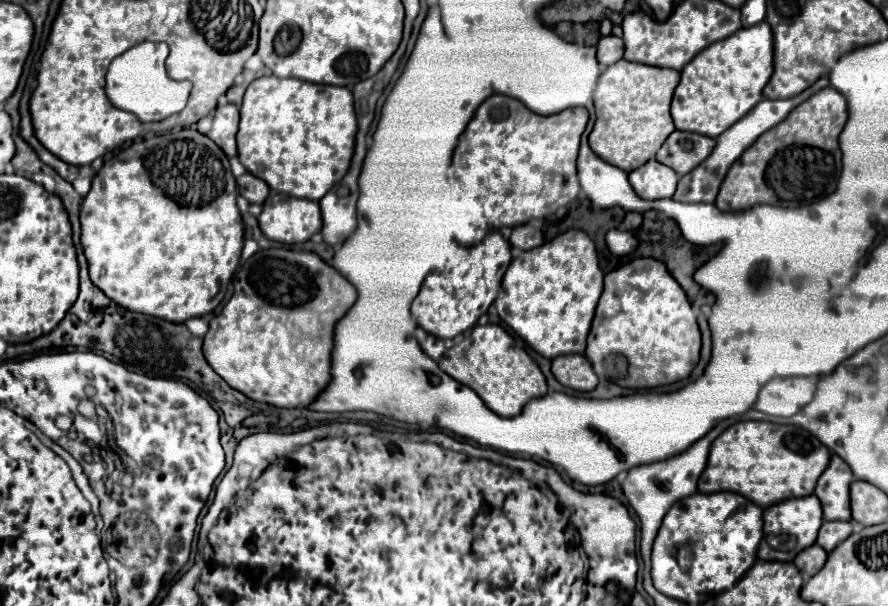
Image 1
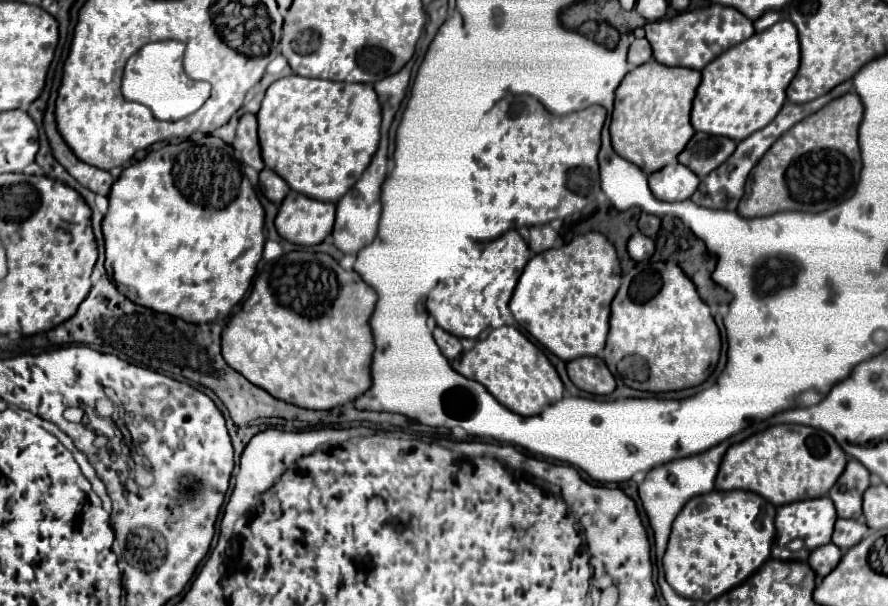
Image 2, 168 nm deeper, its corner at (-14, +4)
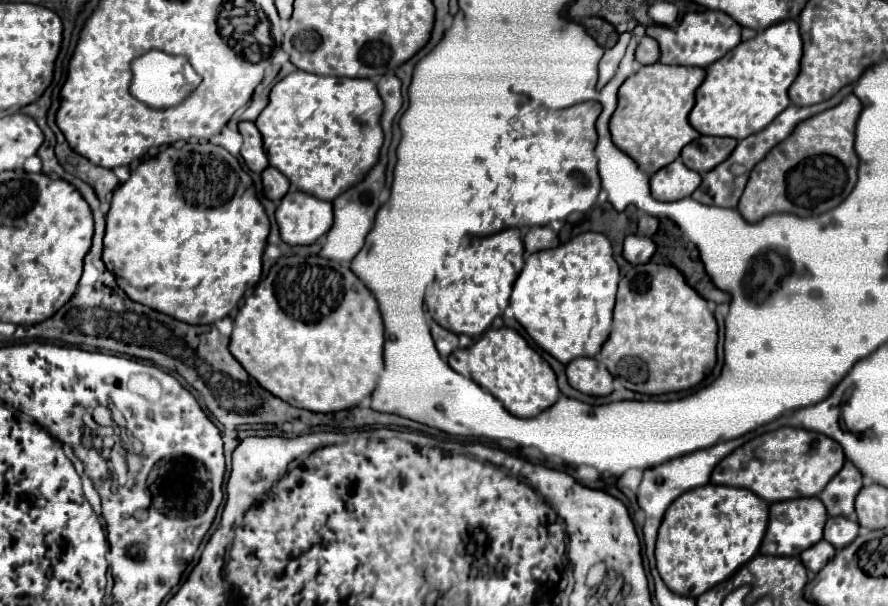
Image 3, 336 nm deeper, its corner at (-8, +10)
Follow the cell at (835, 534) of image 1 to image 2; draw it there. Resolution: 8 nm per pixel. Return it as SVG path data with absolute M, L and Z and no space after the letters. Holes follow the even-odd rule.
M838 520L834 526L832 542L842 552L846 552L854 544L858 544L858 540L862 540L866 534L868 534L868 526L864 522L860 522L860 520Z

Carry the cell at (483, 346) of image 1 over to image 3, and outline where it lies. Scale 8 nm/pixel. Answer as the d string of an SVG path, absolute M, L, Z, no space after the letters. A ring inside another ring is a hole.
M490 328L470 348L454 350L448 364L462 376L472 378L476 384L486 388L504 408L520 418L532 418L552 406L560 398L556 374L550 364L528 346L528 342L512 328Z

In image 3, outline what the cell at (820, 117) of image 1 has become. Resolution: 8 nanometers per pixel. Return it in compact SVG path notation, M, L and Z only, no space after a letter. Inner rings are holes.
M848 94L838 106L802 120L786 140L776 144L750 172L738 204L744 220L758 222L774 212L818 216L836 208L856 184L858 156L854 152L854 126L860 110L860 100Z

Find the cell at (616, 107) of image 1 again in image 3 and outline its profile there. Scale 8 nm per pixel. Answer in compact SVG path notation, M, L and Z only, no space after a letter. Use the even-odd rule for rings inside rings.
M648 64L642 66L638 72L634 72L618 90L618 106L616 112L610 118L610 134L612 142L624 150L630 158L640 164L640 168L646 174L654 174L656 170L664 168L666 164L674 162L680 156L680 150L696 136L700 136L688 122L688 114L694 106L694 92L702 84L706 76L704 68L692 68L692 66L666 66L666 64Z

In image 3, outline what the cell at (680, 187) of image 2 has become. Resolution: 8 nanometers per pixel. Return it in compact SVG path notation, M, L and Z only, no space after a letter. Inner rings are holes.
M674 160L672 164L660 168L656 174L650 178L650 188L652 196L656 200L680 200L684 196L690 196L696 186L700 186L700 174L694 170L688 170L680 160Z

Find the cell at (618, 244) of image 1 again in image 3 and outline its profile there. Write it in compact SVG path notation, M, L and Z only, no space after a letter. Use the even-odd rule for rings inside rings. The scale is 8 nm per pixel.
M630 234L624 240L624 258L630 264L644 264L650 260L650 256L654 254L656 246L648 236L640 236L640 234Z

